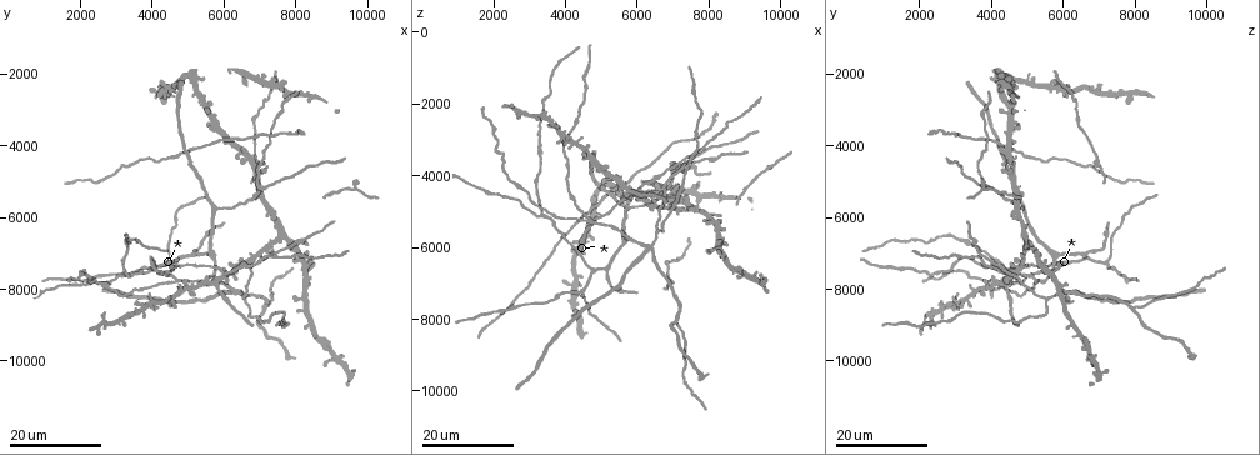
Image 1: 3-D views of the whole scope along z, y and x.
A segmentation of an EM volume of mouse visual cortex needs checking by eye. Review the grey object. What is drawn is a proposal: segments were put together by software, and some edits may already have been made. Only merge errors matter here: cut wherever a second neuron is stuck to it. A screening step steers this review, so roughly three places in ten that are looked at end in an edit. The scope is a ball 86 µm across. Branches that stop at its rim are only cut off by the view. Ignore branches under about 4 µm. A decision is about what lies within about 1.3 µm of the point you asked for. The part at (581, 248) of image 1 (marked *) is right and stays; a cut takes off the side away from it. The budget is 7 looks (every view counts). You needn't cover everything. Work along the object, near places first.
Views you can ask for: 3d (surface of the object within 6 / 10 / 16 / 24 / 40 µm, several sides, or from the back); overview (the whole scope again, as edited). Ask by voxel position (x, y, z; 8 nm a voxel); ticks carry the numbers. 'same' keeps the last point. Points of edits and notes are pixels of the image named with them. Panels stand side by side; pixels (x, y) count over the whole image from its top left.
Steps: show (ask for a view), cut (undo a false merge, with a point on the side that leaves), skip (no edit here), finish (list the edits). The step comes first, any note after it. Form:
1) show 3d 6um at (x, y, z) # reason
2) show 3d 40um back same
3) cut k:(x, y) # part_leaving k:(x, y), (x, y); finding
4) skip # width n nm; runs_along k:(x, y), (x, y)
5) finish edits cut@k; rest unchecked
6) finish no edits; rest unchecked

show 3d 24um at (4700, 7800, 5200) # three arms meet

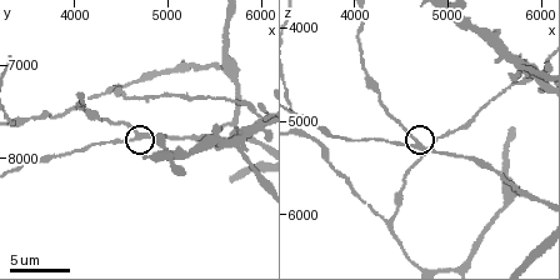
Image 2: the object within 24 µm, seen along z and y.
show 3d 6um at (4700, 7800, 5250)

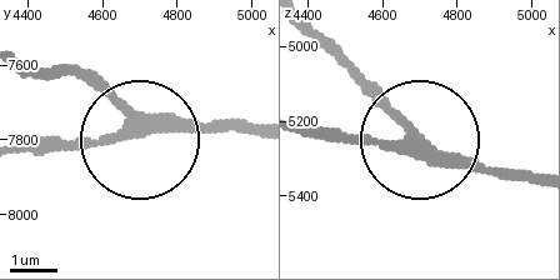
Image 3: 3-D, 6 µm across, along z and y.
show 3d 6um back at (4670, 7760, 5250) # other side

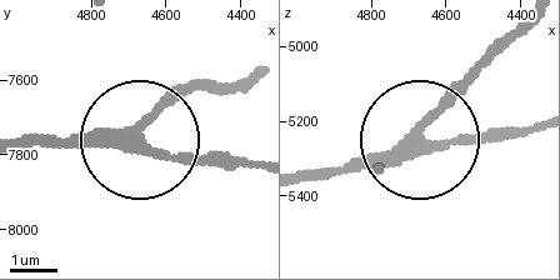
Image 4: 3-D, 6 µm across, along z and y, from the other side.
skip # runs_along 4:(21, 149), (153, 145), (188, 161), (256, 161); one neuron here

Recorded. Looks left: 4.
show 3d 16um at (9600, 5100, 3800) # two arms in line, one across

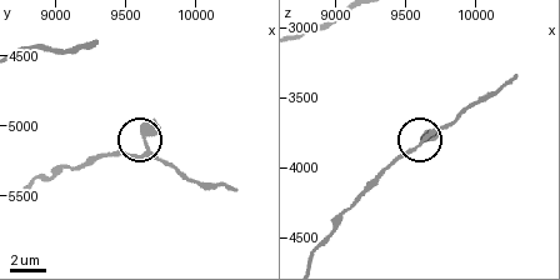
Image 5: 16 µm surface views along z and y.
show 3d 10um at (9660, 5220, 3760) # closer look

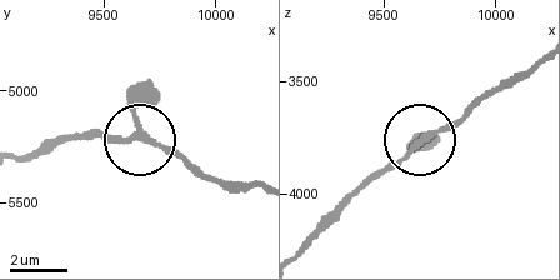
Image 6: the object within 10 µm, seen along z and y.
skip # width 190 nm; all the same neuron

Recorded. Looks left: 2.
show 3d 6um at (5750, 7850, 4400) # small branch off a trunk

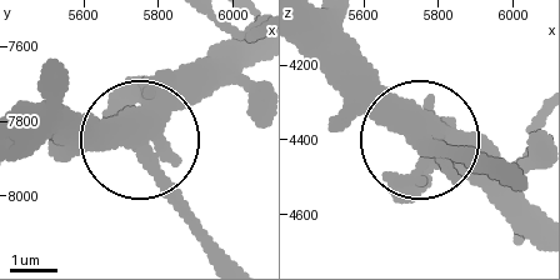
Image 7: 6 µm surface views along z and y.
cut 7:(186, 214) # width 440 nm; part_leaving 7:(141, 155), (209, 259); two neurons meet here

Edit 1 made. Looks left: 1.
finish edits cut@7; rest unchecked

